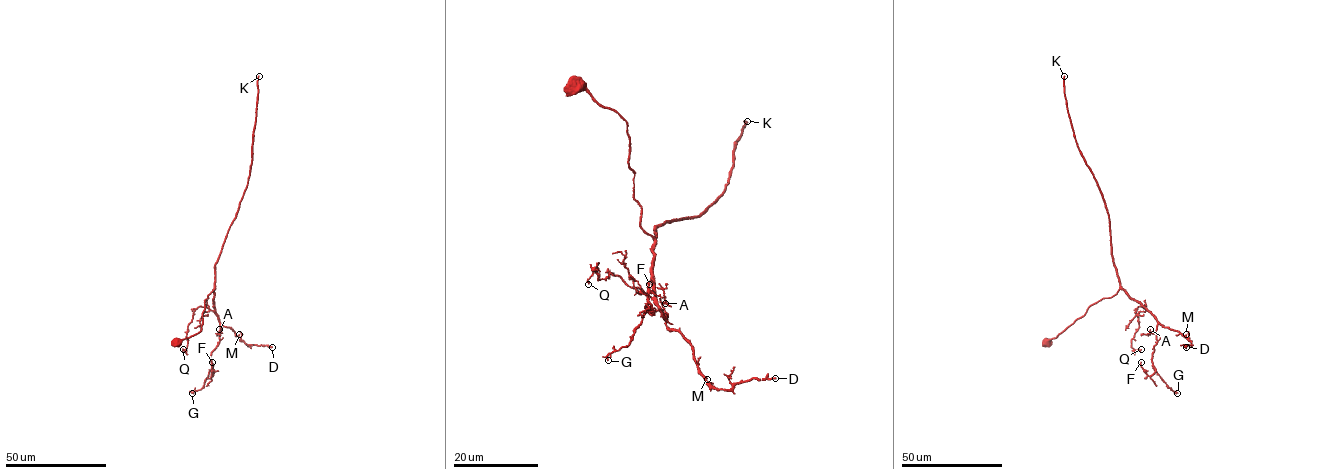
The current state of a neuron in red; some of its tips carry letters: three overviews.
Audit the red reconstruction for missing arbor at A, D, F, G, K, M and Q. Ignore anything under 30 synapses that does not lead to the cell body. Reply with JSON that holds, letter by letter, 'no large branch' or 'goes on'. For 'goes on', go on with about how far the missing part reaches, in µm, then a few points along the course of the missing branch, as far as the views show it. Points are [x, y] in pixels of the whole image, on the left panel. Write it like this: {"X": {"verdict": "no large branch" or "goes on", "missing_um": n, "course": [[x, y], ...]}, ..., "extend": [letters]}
{"A": {"verdict": "no large branch"}, "D": {"verdict": "goes on", "missing_um": 90, "course": [[272, 347], [291, 343], [301, 327], [344, 294], [353, 280], [358, 283], [350, 296], [352, 304], [345, 308]]}, "F": {"verdict": "no large branch"}, "G": {"verdict": "no large branch"}, "K": {"verdict": "goes on", "missing_um": 200}, "M": {"verdict": "no large branch"}, "Q": {"verdict": "no large branch"}, "extend": ["D", "K"]}

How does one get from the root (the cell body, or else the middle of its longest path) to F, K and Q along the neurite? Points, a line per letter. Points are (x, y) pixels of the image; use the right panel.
F: (1046, 342), (1081, 318), (1091, 305), (1122, 289), (1158, 322), (1152, 354), (1155, 371), (1147, 375), (1141, 362)
K: (1046, 342), (1120, 288), (1108, 214), (1076, 141), (1064, 76)
Q: (1046, 342), (1091, 305), (1122, 289), (1147, 310), (1139, 306), (1136, 312), (1139, 328), (1131, 347), (1141, 349)

